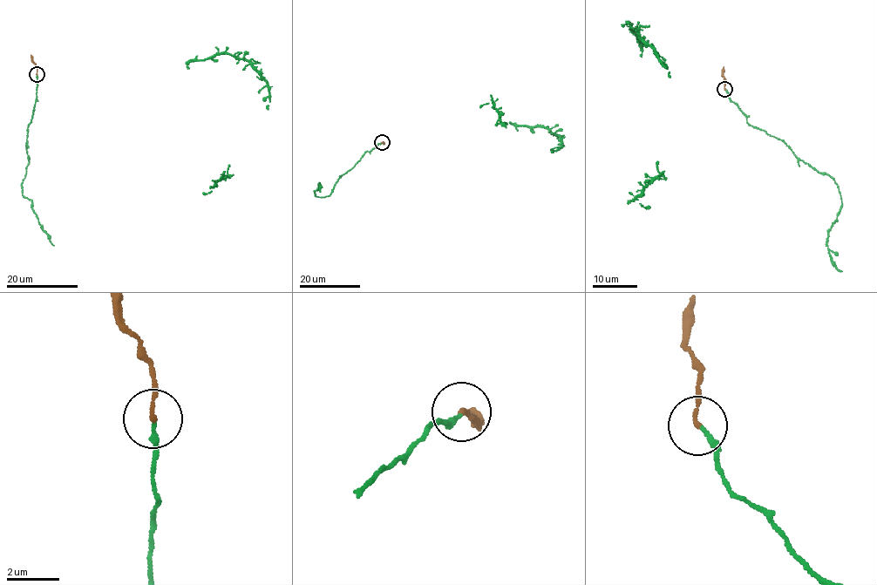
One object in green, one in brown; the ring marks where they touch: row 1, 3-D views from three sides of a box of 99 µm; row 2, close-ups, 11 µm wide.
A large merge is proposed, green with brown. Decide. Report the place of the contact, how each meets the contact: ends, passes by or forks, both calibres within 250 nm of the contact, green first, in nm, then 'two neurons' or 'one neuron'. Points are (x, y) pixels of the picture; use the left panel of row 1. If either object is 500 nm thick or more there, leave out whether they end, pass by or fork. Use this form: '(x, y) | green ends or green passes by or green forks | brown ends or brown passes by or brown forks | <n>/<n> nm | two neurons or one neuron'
(37, 74) | green ends | brown ends | 190/160 nm | one neuron

